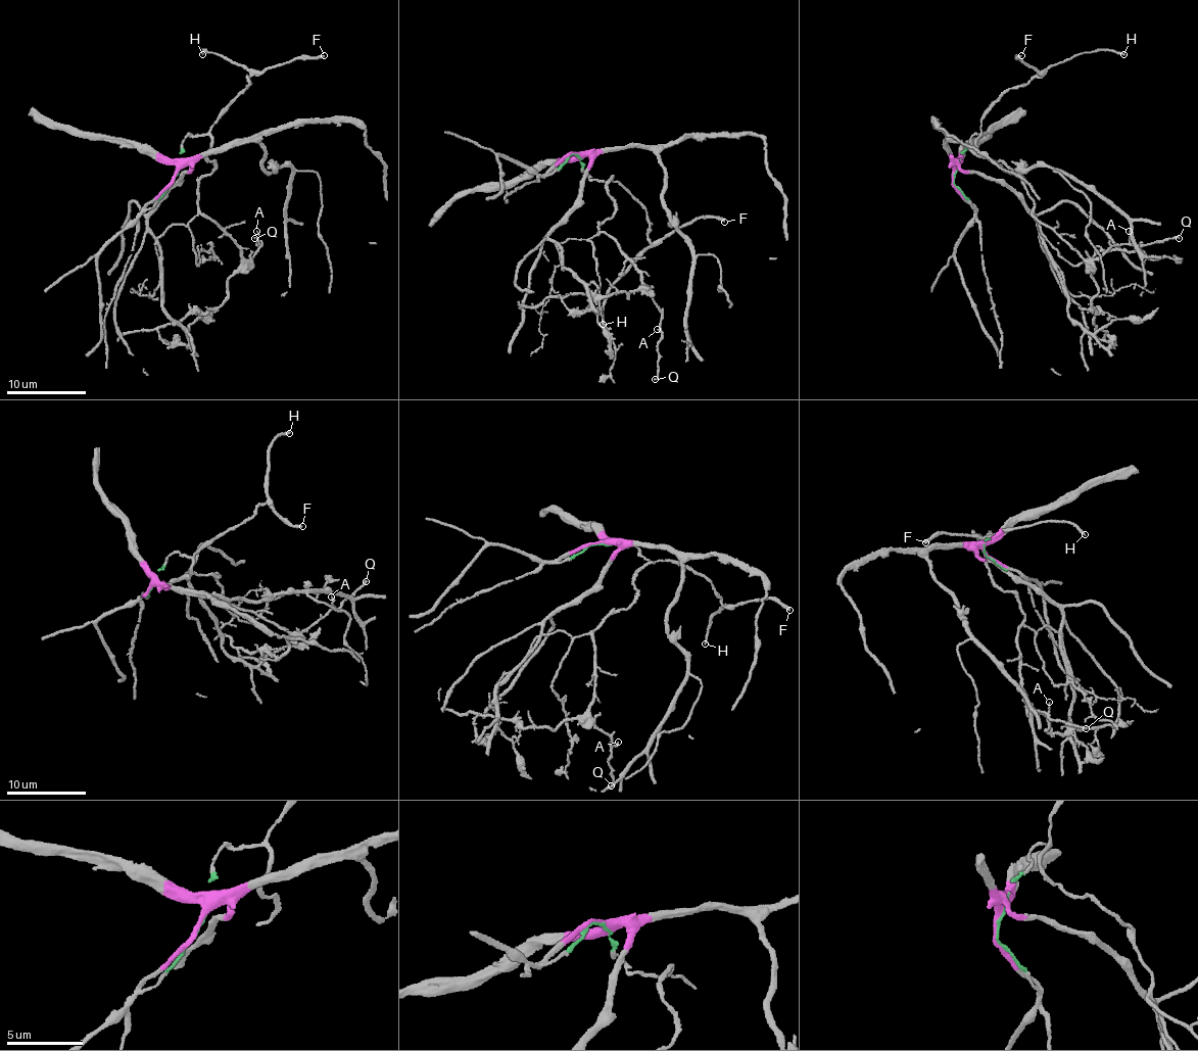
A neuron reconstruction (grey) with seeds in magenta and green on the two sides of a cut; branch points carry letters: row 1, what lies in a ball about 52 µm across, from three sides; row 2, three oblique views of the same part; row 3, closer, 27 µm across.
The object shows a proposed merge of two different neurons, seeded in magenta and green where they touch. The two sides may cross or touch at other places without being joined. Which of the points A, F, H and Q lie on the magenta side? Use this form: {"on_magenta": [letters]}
{"on_magenta": []}

